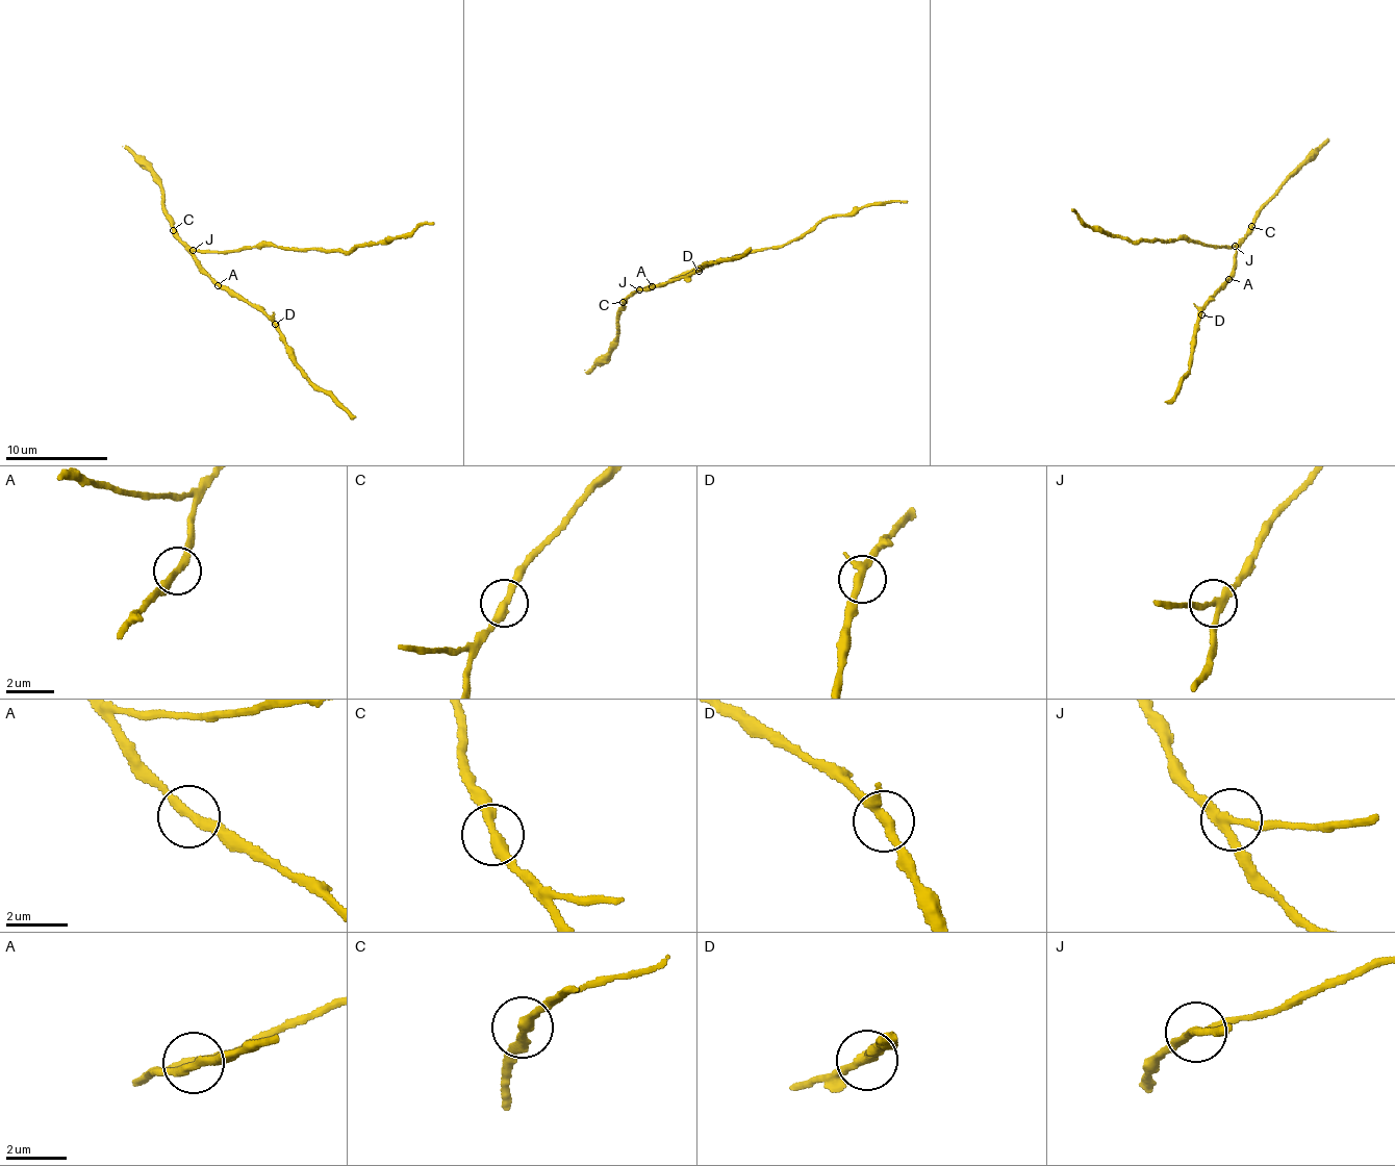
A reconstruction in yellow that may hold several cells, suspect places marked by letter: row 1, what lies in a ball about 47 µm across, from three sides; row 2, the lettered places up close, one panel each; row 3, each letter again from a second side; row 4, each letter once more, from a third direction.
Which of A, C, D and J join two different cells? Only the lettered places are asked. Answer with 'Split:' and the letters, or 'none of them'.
Split: J

